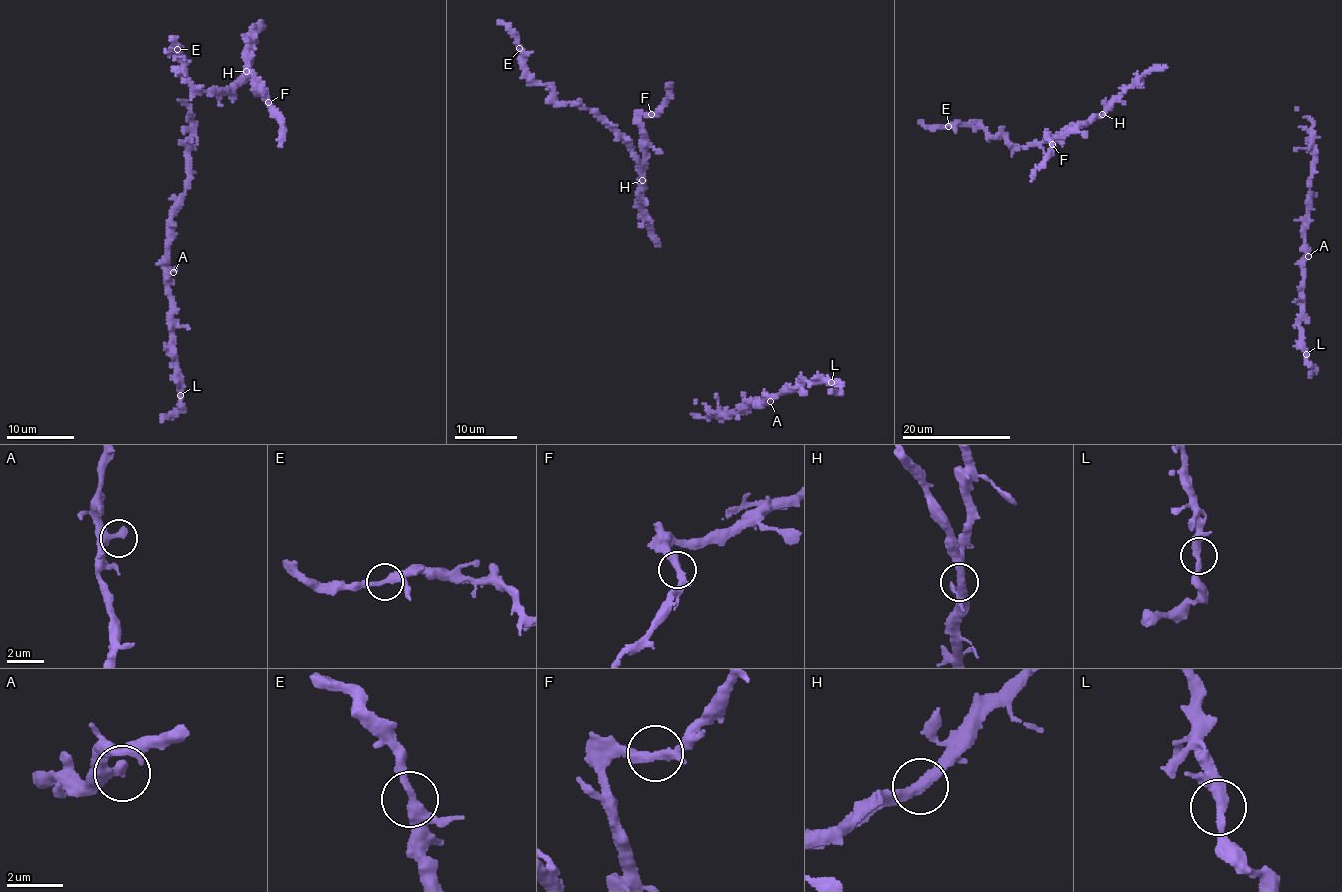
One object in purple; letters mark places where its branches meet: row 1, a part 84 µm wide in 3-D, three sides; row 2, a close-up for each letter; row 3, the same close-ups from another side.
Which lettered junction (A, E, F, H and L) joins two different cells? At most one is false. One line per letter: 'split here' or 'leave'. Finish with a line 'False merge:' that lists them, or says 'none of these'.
A: leave
E: leave
F: leave
H: leave
L: leave
False merge: none of these

